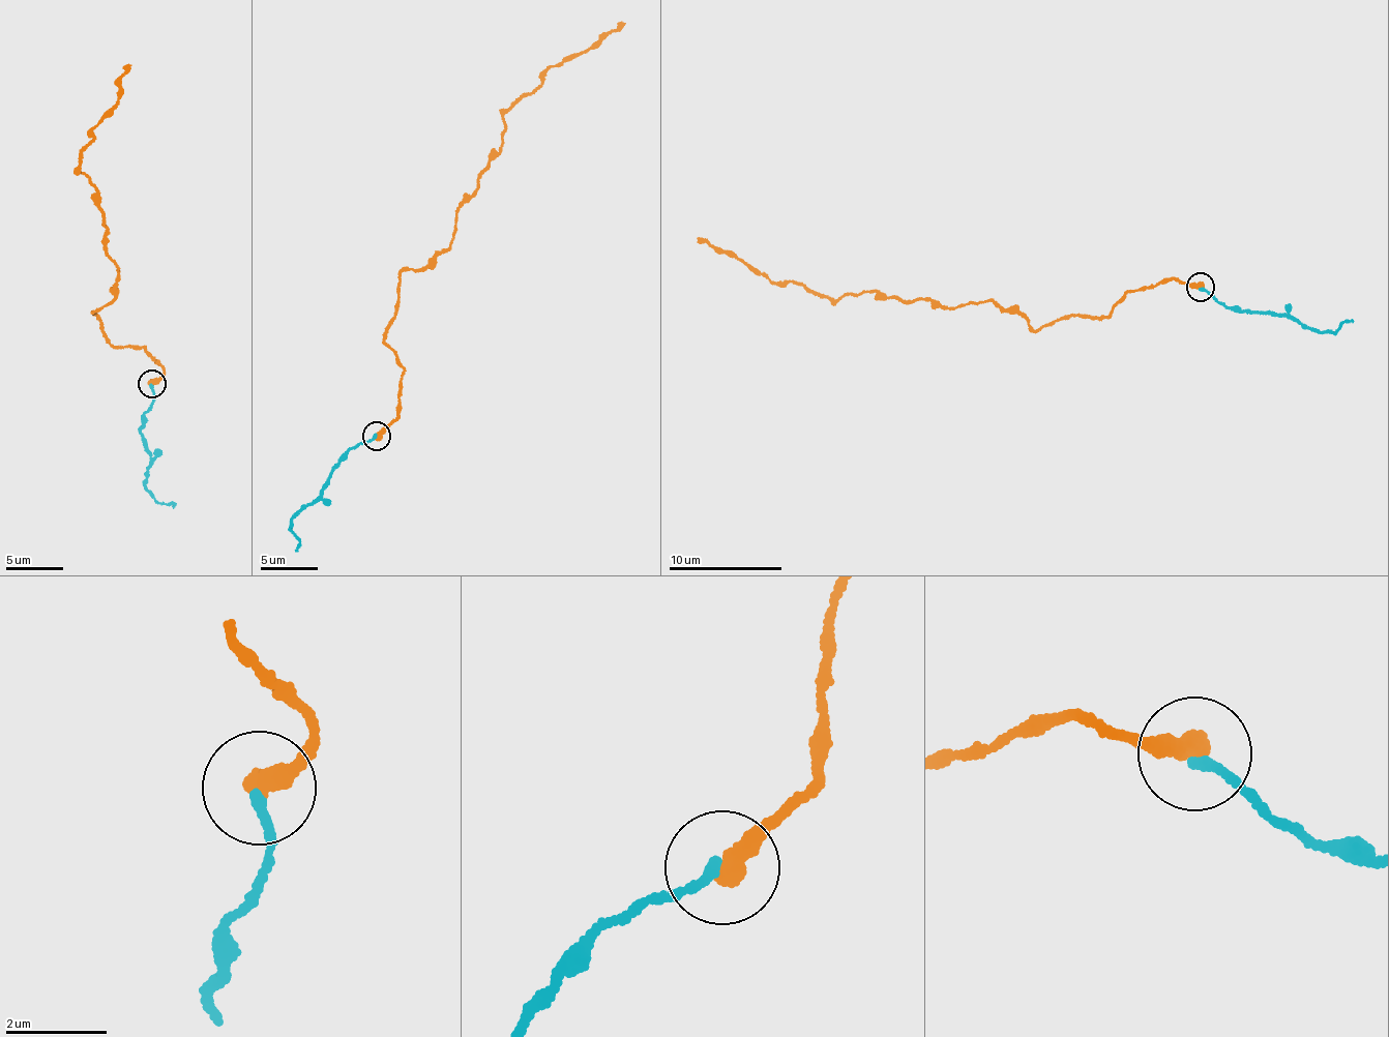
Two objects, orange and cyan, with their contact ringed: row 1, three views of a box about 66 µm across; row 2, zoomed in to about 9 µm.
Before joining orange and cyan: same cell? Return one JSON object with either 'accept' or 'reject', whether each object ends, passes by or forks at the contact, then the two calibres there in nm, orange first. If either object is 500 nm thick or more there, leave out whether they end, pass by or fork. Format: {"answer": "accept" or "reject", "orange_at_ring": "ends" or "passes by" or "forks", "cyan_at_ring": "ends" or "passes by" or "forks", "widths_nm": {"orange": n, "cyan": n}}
{"answer": "accept", "orange_at_ring": "ends", "cyan_at_ring": "ends", "widths_nm": {"orange": 460, "cyan": 200}}

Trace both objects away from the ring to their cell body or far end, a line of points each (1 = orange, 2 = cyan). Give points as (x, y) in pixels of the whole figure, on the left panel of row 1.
1: (151, 383), (164, 366), (113, 345), (91, 312), (114, 302), (117, 271), (77, 169), (131, 64)
2: (151, 383), (141, 433), (151, 451), (146, 489), (174, 506)

